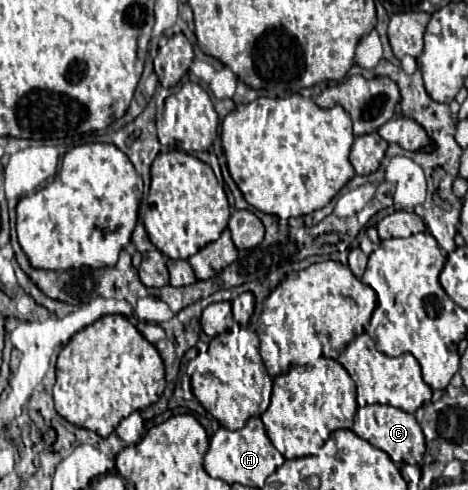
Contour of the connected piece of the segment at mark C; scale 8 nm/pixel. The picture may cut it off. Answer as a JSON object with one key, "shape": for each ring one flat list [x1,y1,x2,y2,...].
{"shape":[[373,404,373,406,363,406,355,414,355,424,353,432,367,440,371,446,387,452,393,462,407,462,407,464,417,464,423,458,425,452,425,438,421,432,419,422,415,420,413,414,403,412,395,406,383,406,383,404]]}

